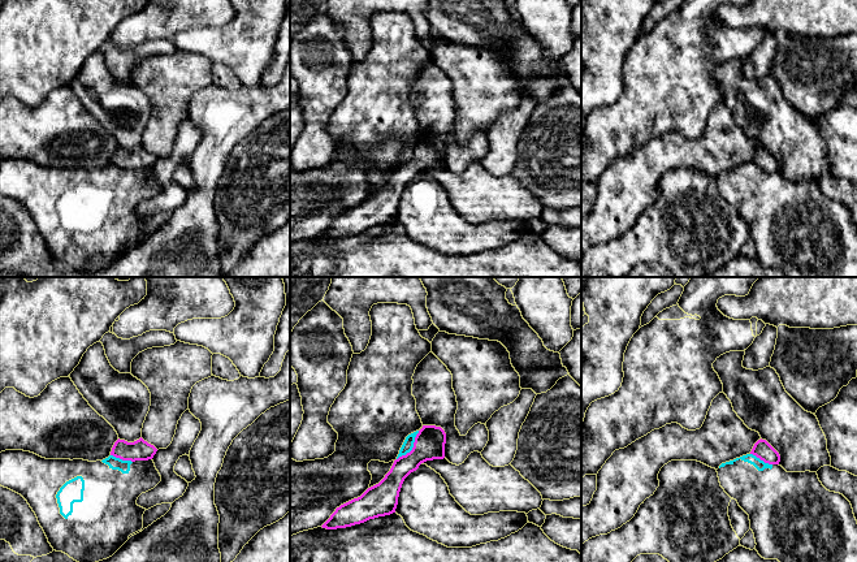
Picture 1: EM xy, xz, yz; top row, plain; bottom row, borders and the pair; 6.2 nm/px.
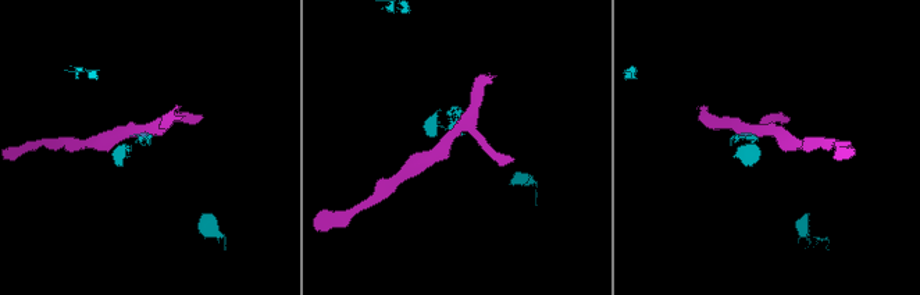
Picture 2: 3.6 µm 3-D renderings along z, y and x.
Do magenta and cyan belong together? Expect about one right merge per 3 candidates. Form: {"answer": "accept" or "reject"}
{"answer": "reject"}

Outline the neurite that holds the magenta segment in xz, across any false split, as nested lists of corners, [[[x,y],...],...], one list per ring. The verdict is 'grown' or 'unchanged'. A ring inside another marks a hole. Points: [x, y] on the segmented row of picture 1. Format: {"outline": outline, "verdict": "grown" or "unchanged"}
{"outline": [[[423,425],[415,437],[414,448],[394,461],[390,471],[360,497],[339,507],[321,526],[326,529],[346,528],[369,519],[395,513],[404,479],[427,461],[445,458],[446,433],[441,427]]], "verdict": "unchanged"}

